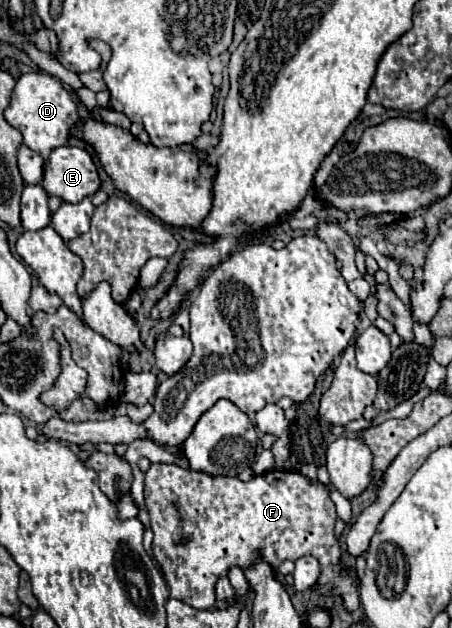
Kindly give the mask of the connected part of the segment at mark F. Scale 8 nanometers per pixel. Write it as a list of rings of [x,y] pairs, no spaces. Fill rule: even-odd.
[[[152,464],[146,472],[144,500],[154,530],[154,556],[162,564],[172,598],[196,610],[208,610],[216,600],[218,578],[226,576],[232,566],[248,570],[262,558],[276,572],[286,558],[314,556],[320,560],[318,594],[340,596],[348,612],[358,610],[356,578],[350,574],[342,578],[342,550],[334,536],[336,506],[326,484],[312,484],[298,470],[268,470],[242,482],[184,470],[176,464]],[[184,538],[188,542],[180,542]]]

